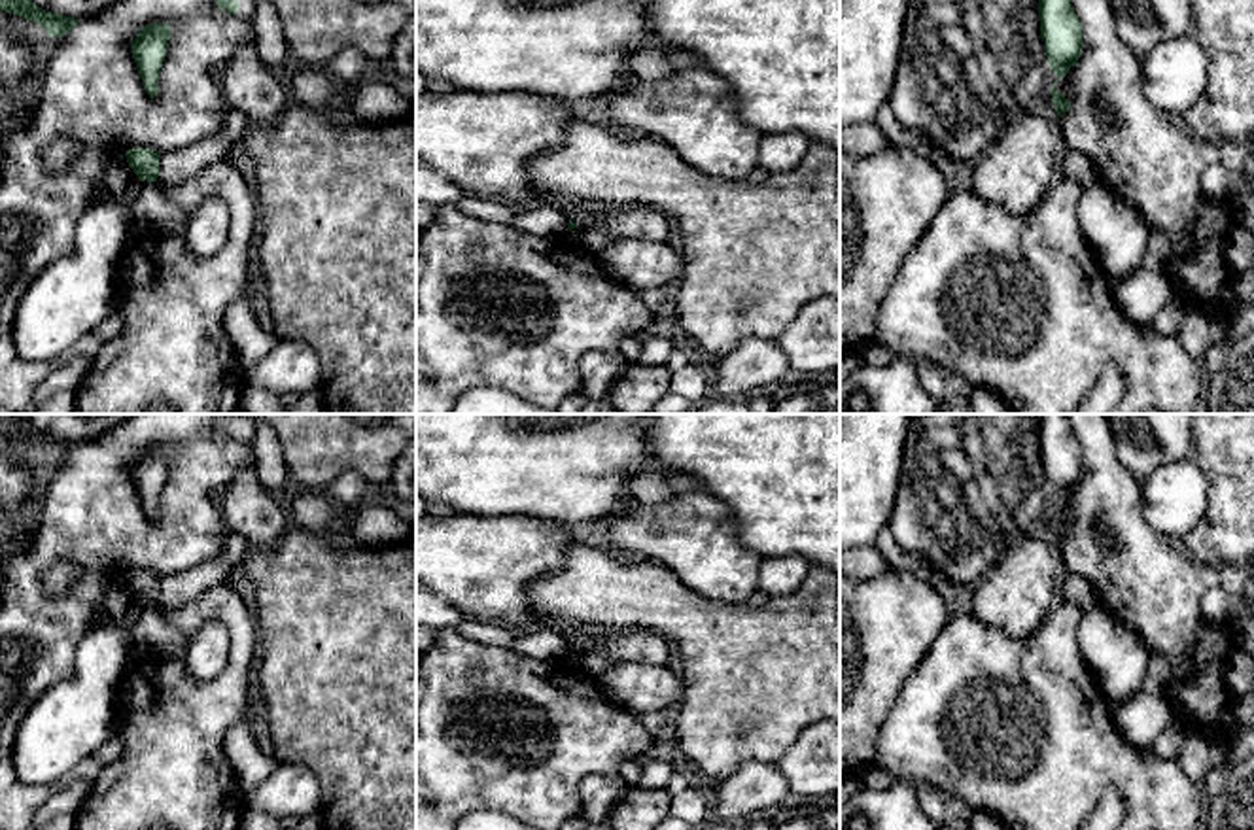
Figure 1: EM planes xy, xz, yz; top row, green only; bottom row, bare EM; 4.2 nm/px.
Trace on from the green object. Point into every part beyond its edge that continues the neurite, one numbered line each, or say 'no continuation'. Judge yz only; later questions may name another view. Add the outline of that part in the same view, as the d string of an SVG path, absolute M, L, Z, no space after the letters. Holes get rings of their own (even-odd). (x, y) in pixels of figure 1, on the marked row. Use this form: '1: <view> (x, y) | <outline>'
no continuation

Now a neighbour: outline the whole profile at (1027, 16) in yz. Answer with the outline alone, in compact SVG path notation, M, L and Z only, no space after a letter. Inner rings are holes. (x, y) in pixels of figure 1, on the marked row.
M1031 0L1016 11L1019 21L1019 30L1023 34L1025 53L1023 59L1035 64L1048 64L1044 42L1040 38L1040 21L1038 21L1038 0Z

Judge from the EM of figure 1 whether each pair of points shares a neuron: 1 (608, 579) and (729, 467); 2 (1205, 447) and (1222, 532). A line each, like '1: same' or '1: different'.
1: different
2: same

